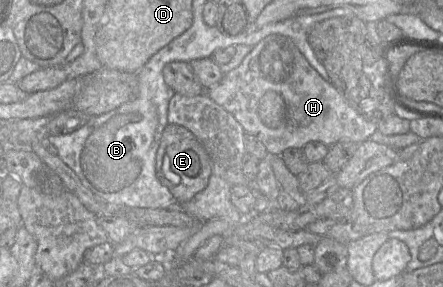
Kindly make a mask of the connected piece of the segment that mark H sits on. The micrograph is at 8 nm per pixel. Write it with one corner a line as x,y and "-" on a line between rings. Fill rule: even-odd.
271,34
252,46
234,69
225,73
206,94
242,126
259,139
270,156
281,156
287,148
303,148
311,141
330,146
339,141
362,143
377,131
377,124
358,113
307,61
294,41
282,34
-
269,91
279,93
286,104
286,119
278,128
266,126
260,119
258,106

